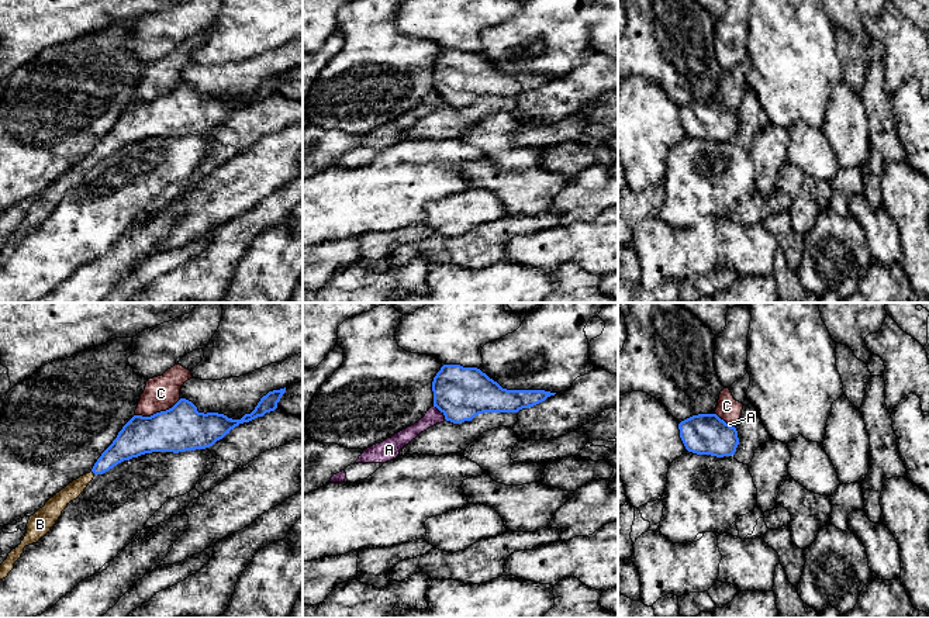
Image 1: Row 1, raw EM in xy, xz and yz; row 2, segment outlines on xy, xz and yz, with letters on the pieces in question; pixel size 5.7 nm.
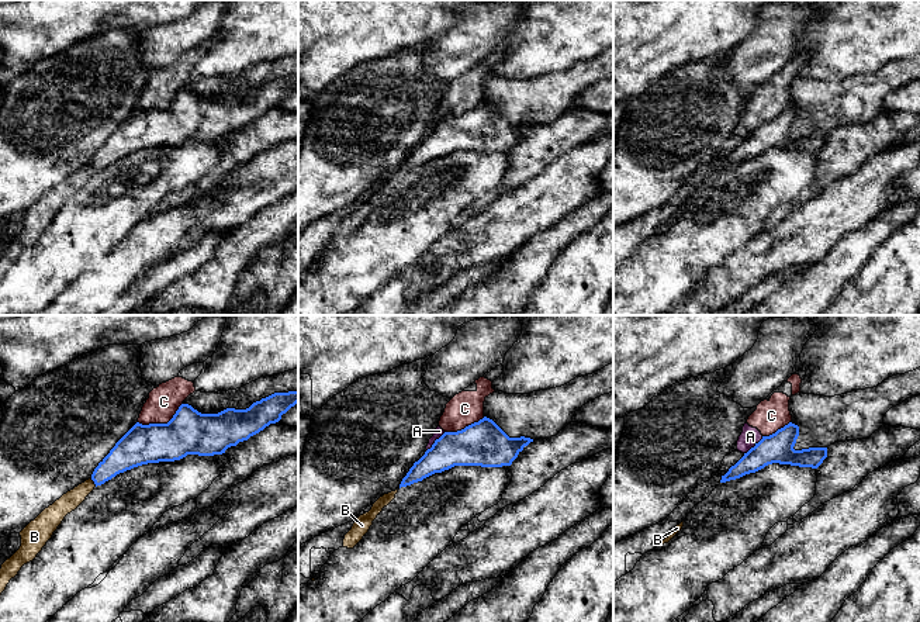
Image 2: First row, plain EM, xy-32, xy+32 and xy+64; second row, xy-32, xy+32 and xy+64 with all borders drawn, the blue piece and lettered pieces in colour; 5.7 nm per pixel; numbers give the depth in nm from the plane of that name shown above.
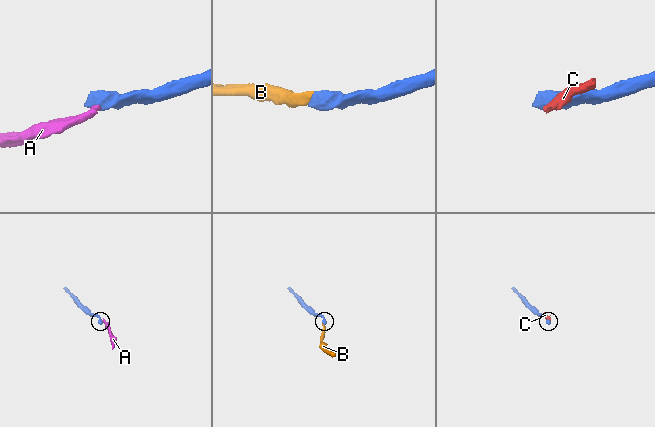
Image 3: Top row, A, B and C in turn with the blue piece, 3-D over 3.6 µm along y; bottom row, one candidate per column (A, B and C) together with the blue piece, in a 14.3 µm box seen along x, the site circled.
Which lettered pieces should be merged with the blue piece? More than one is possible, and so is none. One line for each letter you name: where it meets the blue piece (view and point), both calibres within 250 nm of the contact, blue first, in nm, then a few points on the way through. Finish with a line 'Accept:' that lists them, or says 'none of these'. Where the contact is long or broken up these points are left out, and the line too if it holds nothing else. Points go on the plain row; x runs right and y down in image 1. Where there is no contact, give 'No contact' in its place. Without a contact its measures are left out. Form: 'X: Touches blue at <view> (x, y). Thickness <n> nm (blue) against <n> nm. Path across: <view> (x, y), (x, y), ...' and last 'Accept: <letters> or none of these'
B: Touches blue at xy (93, 156). Thickness 160 nm (blue) against 90 nm. Path across: xy (127, 130), (93, 156), (61, 185)
Accept: B

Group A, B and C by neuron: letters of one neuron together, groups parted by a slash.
A C / B

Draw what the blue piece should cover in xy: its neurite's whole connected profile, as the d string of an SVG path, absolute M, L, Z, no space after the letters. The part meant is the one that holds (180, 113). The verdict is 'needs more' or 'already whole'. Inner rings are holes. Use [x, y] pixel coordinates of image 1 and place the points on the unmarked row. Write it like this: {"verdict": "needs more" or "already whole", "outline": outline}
{"verdict": "already whole", "outline": "M286 72L269 76L251 99L241 104L218 97L198 97L197 92L180 83L172 93L151 101L134 100L101 138L91 156L103 159L124 145L152 137L186 137L206 134L222 124L239 108L274 96Z"}

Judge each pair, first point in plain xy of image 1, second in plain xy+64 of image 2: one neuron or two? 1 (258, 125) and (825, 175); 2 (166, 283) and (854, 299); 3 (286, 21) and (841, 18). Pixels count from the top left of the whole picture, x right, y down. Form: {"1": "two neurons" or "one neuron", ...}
{"1": "one neuron", "2": "two neurons", "3": "one neuron"}

